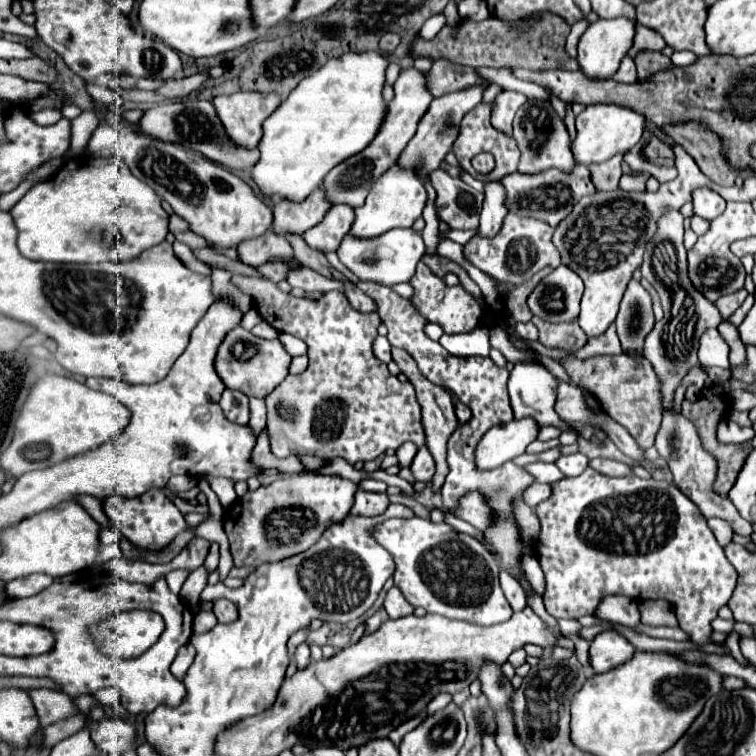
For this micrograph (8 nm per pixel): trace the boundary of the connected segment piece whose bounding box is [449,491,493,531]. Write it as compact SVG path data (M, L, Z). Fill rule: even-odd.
M469 491L459 499L459 507L449 511L451 515L469 521L481 531L487 529L492 522L493 509L487 505L487 497L479 491Z

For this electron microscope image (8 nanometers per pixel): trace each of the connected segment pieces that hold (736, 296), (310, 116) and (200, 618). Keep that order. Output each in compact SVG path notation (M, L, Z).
M739 289L739 291L735 291L735 293L731 293L731 295L723 295L723 297L719 297L717 301L715 301L715 307L719 309L719 313L721 313L721 317L723 319L727 319L743 301L745 301L745 297L747 297L747 291L745 289Z
M375 51L367 53L345 53L337 59L329 59L321 69L313 75L305 77L287 99L263 121L263 137L257 145L259 161L253 165L251 179L257 183L259 191L267 199L287 199L287 201L303 201L313 189L317 189L323 177L347 157L359 153L367 147L379 125L385 117L385 101L381 97L381 89L385 83L385 69L389 61Z
M201 611L197 613L197 633L209 631L217 623L217 617L211 611Z

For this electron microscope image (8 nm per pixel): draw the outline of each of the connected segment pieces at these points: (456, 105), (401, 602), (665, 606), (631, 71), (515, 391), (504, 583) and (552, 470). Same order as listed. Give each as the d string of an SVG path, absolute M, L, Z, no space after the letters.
M479 83L479 85L471 85L467 89L459 89L455 93L447 93L443 97L433 99L427 113L423 115L423 121L419 121L415 137L403 149L403 153L399 157L399 165L403 165L403 169L413 169L419 175L423 175L423 173L427 175L427 173L439 169L443 157L451 151L451 145L453 145L455 137L457 137L457 129L459 129L459 123L461 123L463 115L467 111L471 111L483 99L485 89L487 89L487 85Z
M391 587L385 599L385 609L391 615L391 619L399 619L399 617L407 617L413 613L413 607L407 603L407 599L401 595L401 591L397 587Z
M663 599L641 601L639 609L641 609L641 623L645 623L649 627L677 625L677 617L675 617L675 611L673 611L671 603L663 601Z
M625 57L621 61L621 67L617 69L615 77L613 77L617 83L635 83L637 81L637 75L635 75L635 63L631 57Z
M517 363L509 375L509 397L515 419L531 417L537 425L575 431L555 413L555 377L537 363Z
M501 571L501 589L503 589L507 601L513 605L513 611L519 611L519 609L523 609L527 605L521 585L507 571Z
M529 463L525 467L525 471L529 475L535 477L535 481L539 483L551 483L551 481L557 481L557 477L565 477L555 463Z

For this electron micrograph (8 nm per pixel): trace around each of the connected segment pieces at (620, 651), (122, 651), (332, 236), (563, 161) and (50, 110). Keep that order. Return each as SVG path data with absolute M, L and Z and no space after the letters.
M615 631L599 633L589 647L589 663L595 673L605 673L629 661L635 653L635 647Z
M149 609L121 611L115 615L103 617L97 625L91 627L91 635L95 637L99 649L109 657L119 657L119 659L133 659L133 657L143 655L149 647L153 647L159 641L163 631L165 631L163 617Z
M349 205L331 207L331 211L323 217L321 223L317 223L315 227L311 227L309 231L303 233L303 239L311 249L315 249L319 253L337 251L343 237L347 235L347 229L351 229L353 219L355 219L355 215Z
M527 97L527 101L521 105L513 119L513 137L521 149L519 171L537 173L551 167L567 171L571 169L571 165L575 165L571 157L571 137L567 133L567 127L563 119L557 115L557 111L551 107L551 101L547 99Z
M47 107L47 109L41 109L41 111L35 111L31 113L31 119L39 125L55 125L59 119L61 119L61 109L59 107Z

